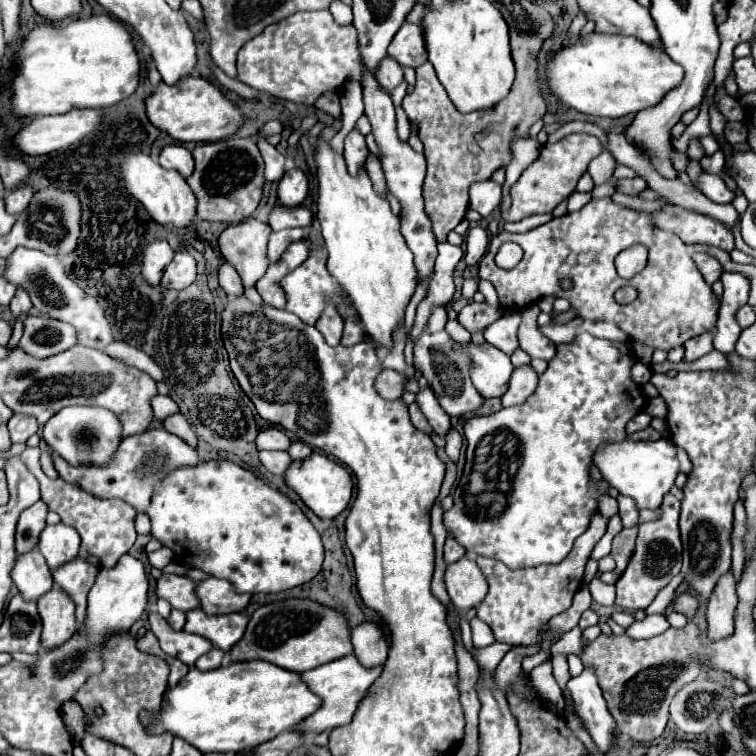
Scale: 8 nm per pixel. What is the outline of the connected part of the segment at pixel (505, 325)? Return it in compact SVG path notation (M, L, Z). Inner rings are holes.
M519 313L511 315L511 317L497 319L493 325L489 325L485 329L485 341L493 343L497 349L511 355L519 347L519 343L517 343L517 327L519 327L519 323L521 323Z

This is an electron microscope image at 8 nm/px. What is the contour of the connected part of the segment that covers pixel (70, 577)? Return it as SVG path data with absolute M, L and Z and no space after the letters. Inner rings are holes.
M77 557L71 563L63 565L61 569L53 571L53 581L55 585L61 587L63 593L71 597L75 603L75 615L79 627L85 623L85 613L87 613L87 593L93 587L93 581L97 579L99 569L89 565L85 559Z

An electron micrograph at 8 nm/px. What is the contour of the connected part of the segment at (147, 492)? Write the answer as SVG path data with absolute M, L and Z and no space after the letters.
M147 429L141 435L131 435L121 441L117 453L113 455L113 461L109 465L69 465L59 455L53 455L55 469L61 479L67 483L75 483L83 487L87 493L93 493L97 497L117 497L125 503L133 505L133 509L145 513L149 507L149 499L153 493L153 485L163 481L169 473L181 467L195 467L199 463L197 451L189 447L185 441L173 437L165 429Z

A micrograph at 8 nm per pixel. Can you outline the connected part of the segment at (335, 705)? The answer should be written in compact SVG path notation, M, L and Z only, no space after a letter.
M345 655L339 661L331 661L331 663L325 663L321 667L313 669L313 671L301 673L301 679L309 687L309 691L315 693L317 697L321 697L321 707L313 715L305 717L299 725L295 725L293 731L301 733L301 735L319 735L323 731L331 731L335 727L347 725L351 721L355 709L357 709L357 703L361 701L365 691L371 687L371 683L379 675L381 675L381 665L375 669L365 669L355 659L355 655Z

